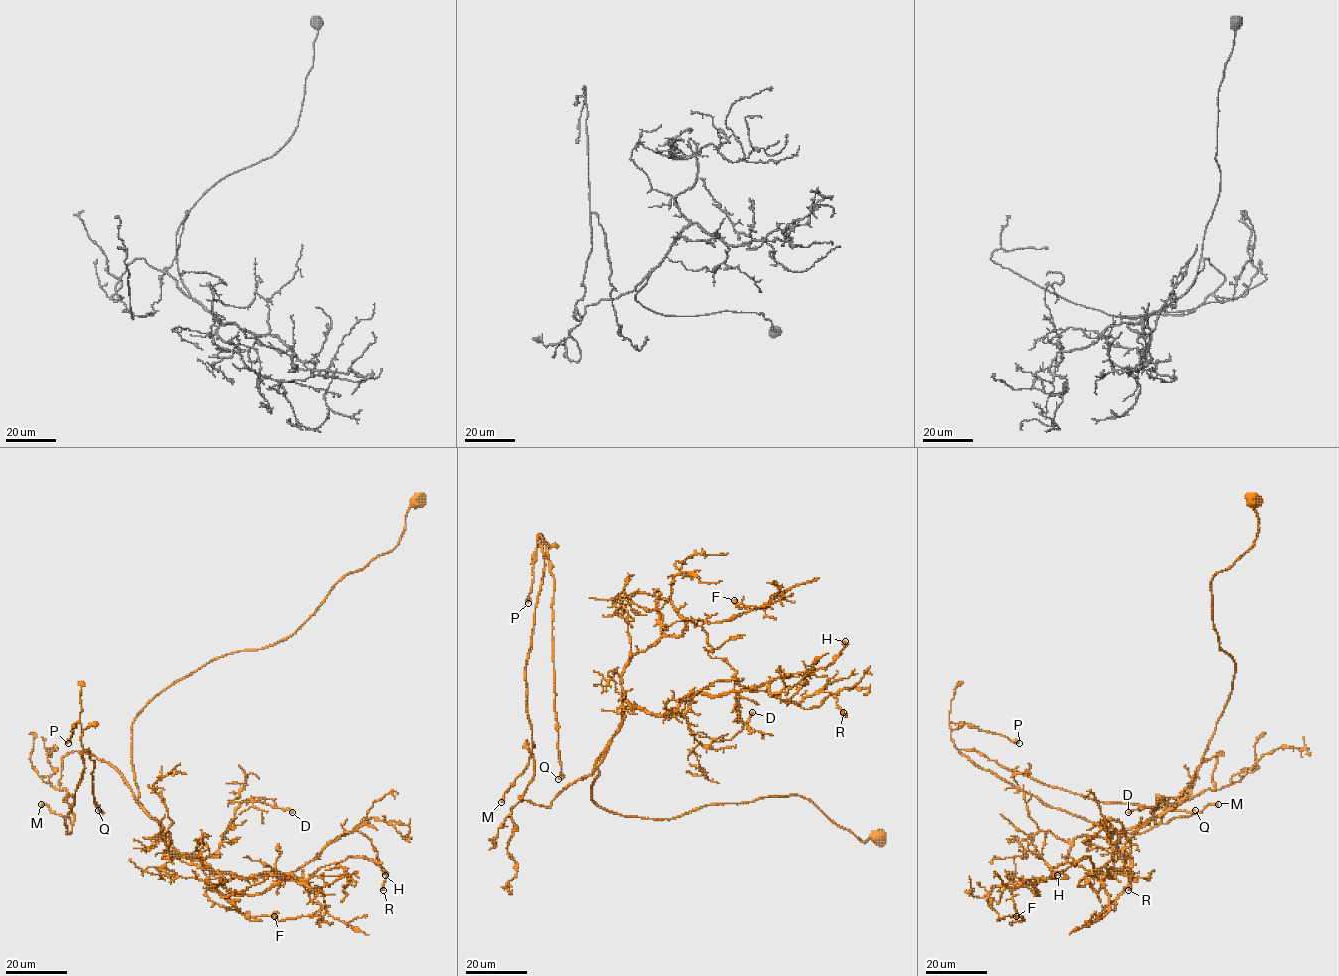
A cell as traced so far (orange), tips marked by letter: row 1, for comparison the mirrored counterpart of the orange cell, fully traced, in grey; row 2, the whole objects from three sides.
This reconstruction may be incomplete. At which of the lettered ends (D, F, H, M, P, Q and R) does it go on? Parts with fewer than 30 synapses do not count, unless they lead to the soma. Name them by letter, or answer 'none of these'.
Q

